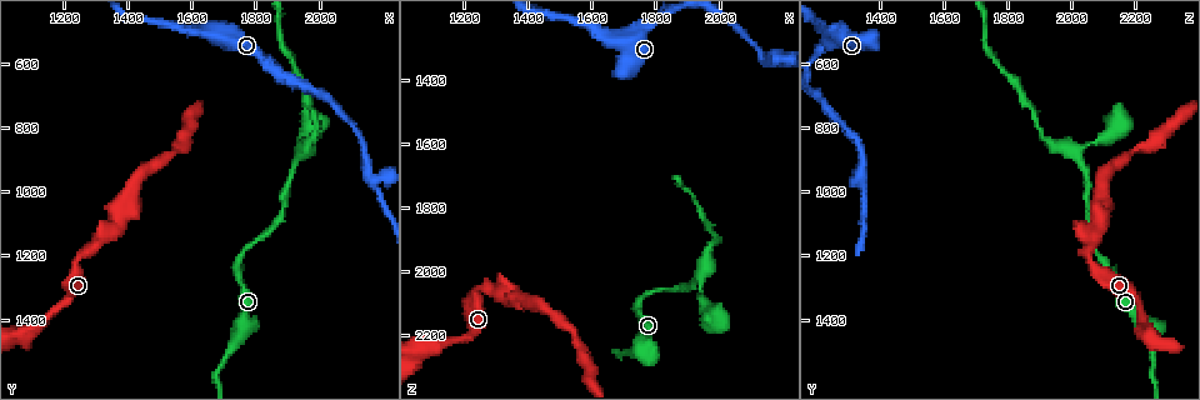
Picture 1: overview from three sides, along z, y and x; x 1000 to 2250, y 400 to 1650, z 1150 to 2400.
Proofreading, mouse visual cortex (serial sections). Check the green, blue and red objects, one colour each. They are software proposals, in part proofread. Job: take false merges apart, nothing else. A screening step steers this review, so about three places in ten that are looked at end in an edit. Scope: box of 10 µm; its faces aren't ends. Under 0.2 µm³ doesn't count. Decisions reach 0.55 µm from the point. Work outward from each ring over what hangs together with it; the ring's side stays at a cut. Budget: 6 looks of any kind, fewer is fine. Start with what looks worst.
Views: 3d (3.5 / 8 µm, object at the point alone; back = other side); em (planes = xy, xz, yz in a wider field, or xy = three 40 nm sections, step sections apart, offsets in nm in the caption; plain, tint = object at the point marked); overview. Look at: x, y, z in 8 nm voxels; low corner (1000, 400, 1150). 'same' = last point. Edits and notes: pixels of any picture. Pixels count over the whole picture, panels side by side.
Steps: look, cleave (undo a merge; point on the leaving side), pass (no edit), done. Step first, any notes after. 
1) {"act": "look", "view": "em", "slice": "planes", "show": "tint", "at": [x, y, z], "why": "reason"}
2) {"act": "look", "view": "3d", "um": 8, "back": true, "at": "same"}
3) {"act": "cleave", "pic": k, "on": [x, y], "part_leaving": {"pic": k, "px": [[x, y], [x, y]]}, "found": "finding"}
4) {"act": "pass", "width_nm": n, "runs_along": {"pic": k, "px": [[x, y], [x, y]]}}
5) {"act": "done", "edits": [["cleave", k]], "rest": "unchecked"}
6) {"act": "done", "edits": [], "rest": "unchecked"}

{"act": "look", "view": "3d", "um": 3.5, "at": [2180, 970, 1340], "why": "abrupt turn"}

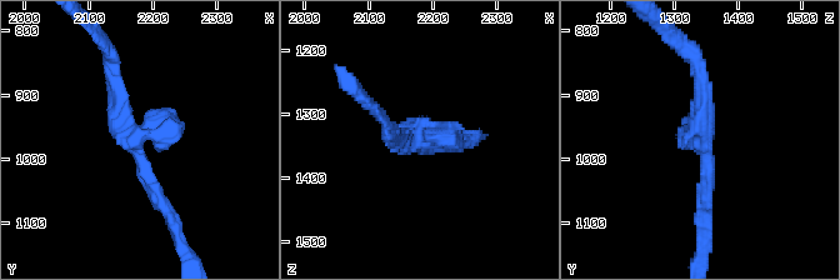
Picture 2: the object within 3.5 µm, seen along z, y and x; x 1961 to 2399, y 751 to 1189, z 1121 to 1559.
{"act": "pass", "runs_along": {"pic": 2, "px": [[108, 61], [135, 138], [181, 126]]}, "found": "all the same cell"}

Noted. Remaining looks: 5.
{"act": "look", "view": "3d", "um": 3.5, "back": true, "at": [1940, 890, 2010], "why": "abrupt turn"}

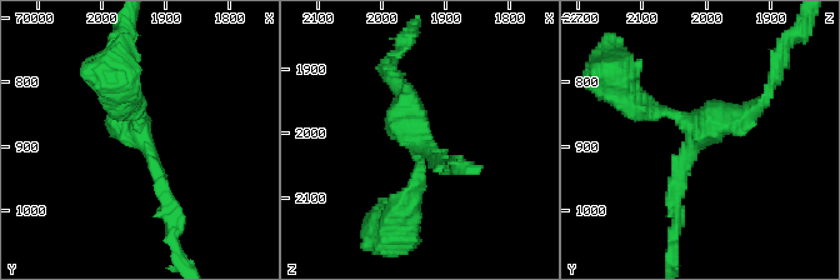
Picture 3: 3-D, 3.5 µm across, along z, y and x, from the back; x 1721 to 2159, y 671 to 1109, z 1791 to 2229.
{"act": "look", "view": "em", "slice": "xy", "step": 2, "show": "tint", "at": [1940, 885, 2010], "arms": 3, "arm_widths_nm": [150, 200, 300]}

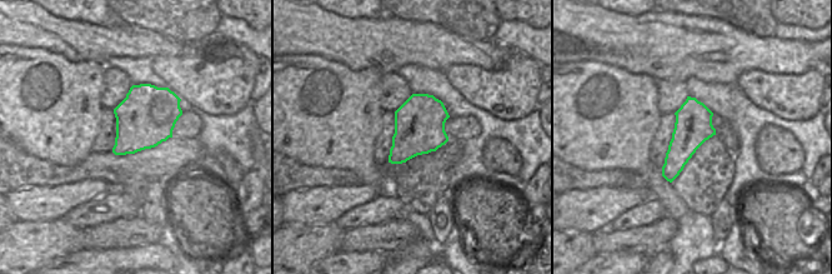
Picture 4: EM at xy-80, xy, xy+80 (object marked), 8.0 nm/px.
{"act": "pass", "width_nm": 400, "runs_along": {"pic": 3, "px": [[171, 208], [140, 111], [125, 100]]}, "found": "all the same cell"}

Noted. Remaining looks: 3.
{"act": "look", "view": "3d", "um": 8, "at": [1240, 1200, 2050], "why": "sharp bend"}

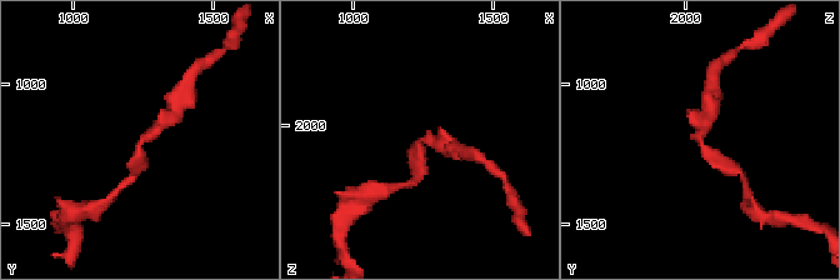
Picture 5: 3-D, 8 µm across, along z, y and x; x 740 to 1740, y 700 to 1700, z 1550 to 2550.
{"act": "look", "view": "em", "slice": "xy", "step": 1, "show": "tint", "at": "same"}

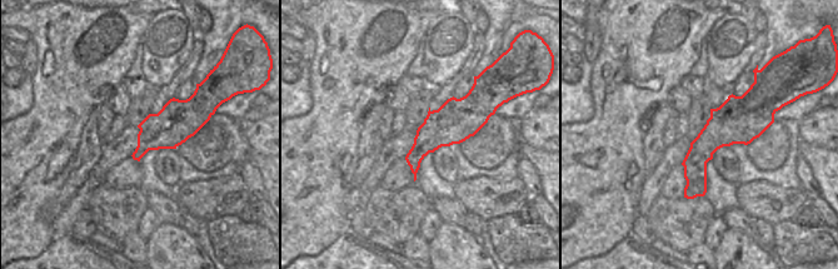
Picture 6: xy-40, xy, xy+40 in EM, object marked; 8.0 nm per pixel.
{"act": "pass", "arm_widths_nm": [350, 400], "runs_along": {"pic": 5, "px": [[140, 165], [140, 143], [169, 118]]}, "found": "continuous, no second cell"}

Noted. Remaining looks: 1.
{"act": "done", "edits": [], "rest": "unchecked"}

